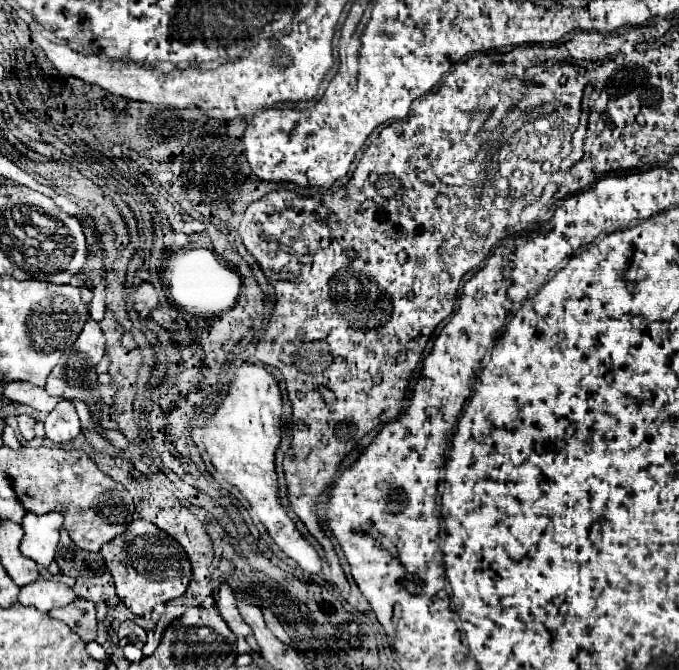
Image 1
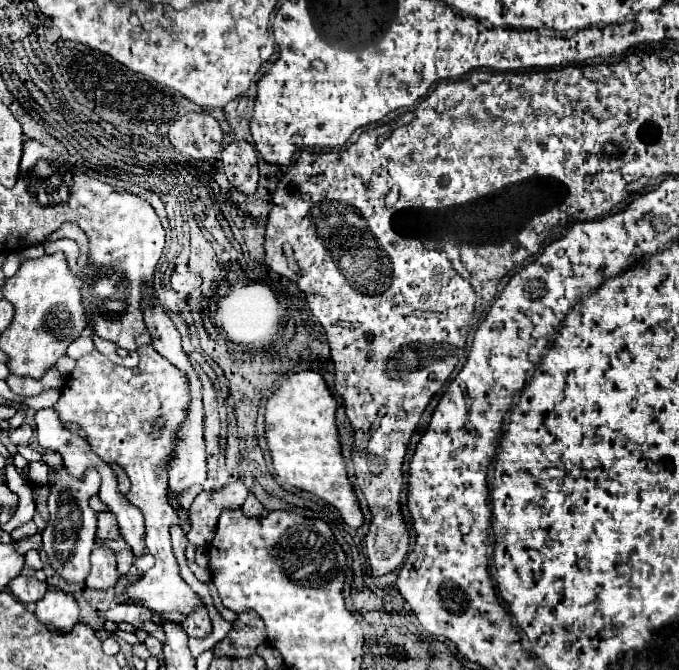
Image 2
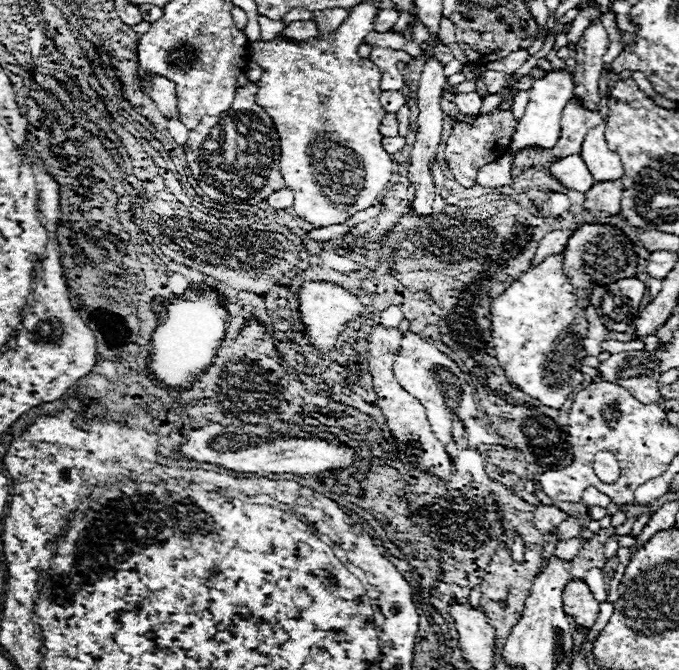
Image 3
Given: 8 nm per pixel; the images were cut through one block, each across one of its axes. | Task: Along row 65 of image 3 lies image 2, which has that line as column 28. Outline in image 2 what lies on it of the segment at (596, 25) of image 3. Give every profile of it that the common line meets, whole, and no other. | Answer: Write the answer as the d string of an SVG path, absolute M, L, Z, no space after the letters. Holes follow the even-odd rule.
M16 576L10 582L8 588L24 604L38 602L48 592L48 584L46 582L40 582L36 576Z

